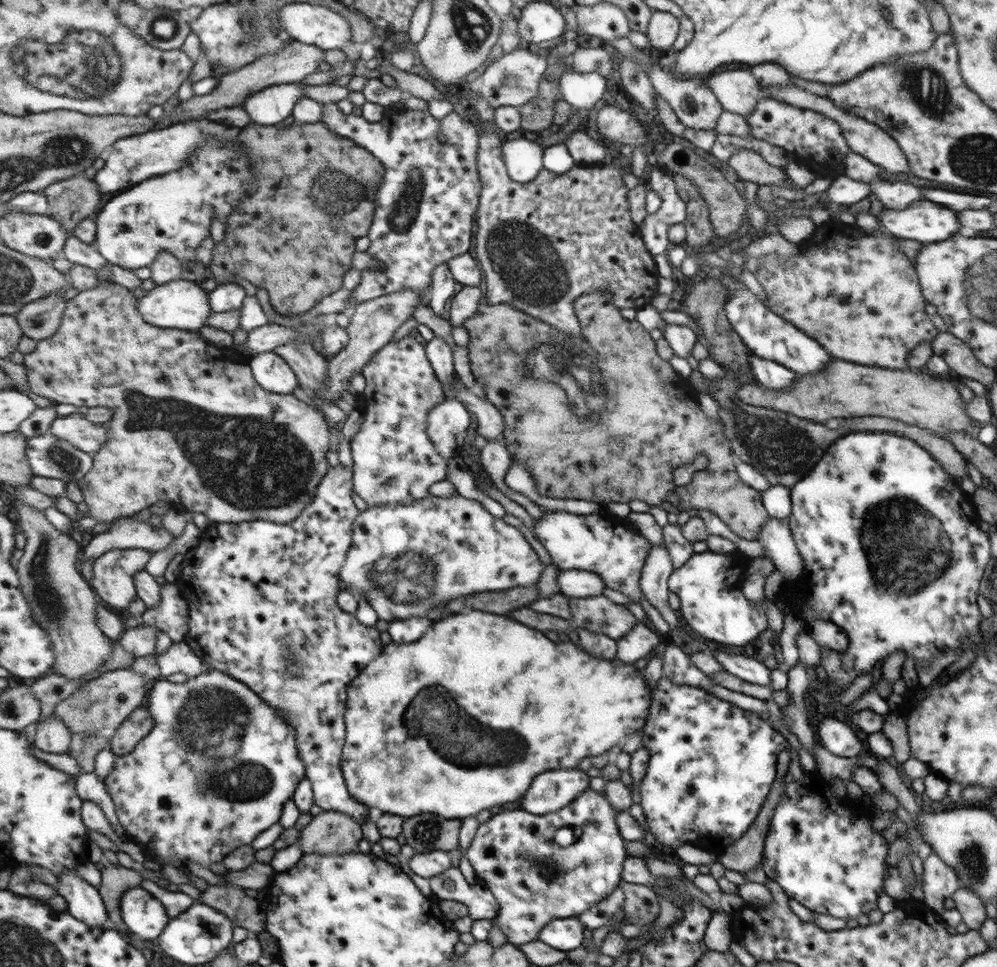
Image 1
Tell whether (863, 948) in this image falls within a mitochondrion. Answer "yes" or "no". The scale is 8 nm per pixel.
no

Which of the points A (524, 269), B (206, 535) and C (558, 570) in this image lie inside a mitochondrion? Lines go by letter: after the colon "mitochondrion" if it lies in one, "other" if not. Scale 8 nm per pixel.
A: mitochondrion
B: other
C: other

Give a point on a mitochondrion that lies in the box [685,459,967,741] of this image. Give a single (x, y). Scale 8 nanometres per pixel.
(912, 539)

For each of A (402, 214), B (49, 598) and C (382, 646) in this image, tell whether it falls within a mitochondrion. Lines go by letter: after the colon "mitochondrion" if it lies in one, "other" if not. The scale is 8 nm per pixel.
A: mitochondrion
B: mitochondrion
C: other

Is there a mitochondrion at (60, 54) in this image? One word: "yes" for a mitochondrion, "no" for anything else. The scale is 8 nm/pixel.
yes

